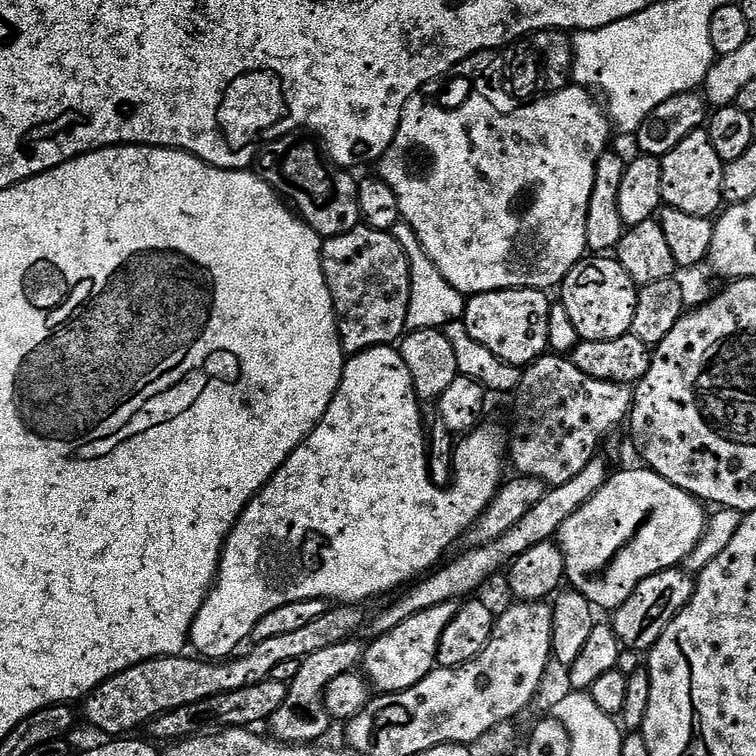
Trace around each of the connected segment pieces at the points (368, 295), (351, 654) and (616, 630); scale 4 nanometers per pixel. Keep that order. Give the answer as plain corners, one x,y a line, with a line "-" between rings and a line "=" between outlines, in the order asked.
361,226
346,234
327,237
322,243
322,270
330,286
336,328
345,353
364,352
383,344
392,346
405,335
406,310
410,310
410,262
391,232
=
351,638
338,642
338,646
326,646
326,650
318,650
318,654
310,654
300,661
300,669
293,680
287,681
288,696
274,710
270,721
271,735
281,744
315,745
328,732
330,717
324,708
324,691
334,678
343,672
351,672
362,658
362,644
359,639
=
679,567
667,568
664,572
654,574
638,586
622,606
611,613
610,627
612,635
620,641
625,649
633,648
641,654
647,653
658,642
666,626
682,611
692,597
694,580
687,571

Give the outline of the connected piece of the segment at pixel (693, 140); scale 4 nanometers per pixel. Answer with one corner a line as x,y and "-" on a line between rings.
707,131
691,132
660,160
663,203
669,208
686,210
686,214
715,217
724,204
724,165
725,161
718,158
718,150
714,150

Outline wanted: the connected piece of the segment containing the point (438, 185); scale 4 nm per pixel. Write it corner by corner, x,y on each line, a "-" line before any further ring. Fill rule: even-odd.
569,86
551,92
548,96
541,96
523,106
516,106
513,112
502,110
492,112
491,99
484,96
469,95
468,108
460,108
460,112
440,112
440,108
432,108
432,104
424,104
424,100
416,100
413,96
408,99
402,110
402,118
398,122
398,130
394,134
394,142
382,154
378,161
378,178
394,190
394,198
398,198
400,215
403,223
411,226
418,242
426,250
426,254
438,266
442,278
450,282
460,292
475,294
477,292
501,292
507,288
538,288
541,290
552,290
563,284
568,276
569,270
580,260
585,259
588,252
586,242
586,214
590,210
590,194
594,190
594,170
598,158
603,152
609,151
608,128
610,132
610,121
605,109
596,105
596,100
591,91
579,86
-
417,143
421,147
428,148
432,156
436,156
436,172
432,172
432,180
416,180
415,177
406,174
406,150

